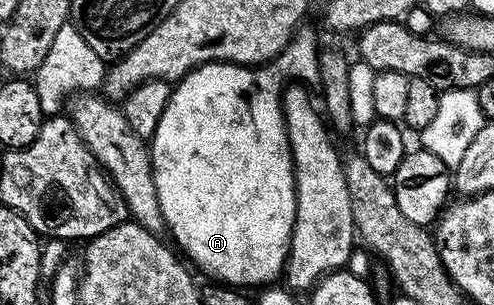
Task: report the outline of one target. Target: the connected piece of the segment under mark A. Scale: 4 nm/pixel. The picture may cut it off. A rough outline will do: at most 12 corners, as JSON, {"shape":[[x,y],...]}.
{"shape":[[303,24],[272,62],[208,62],[151,139],[180,253],[265,288],[293,235],[284,87]]}

